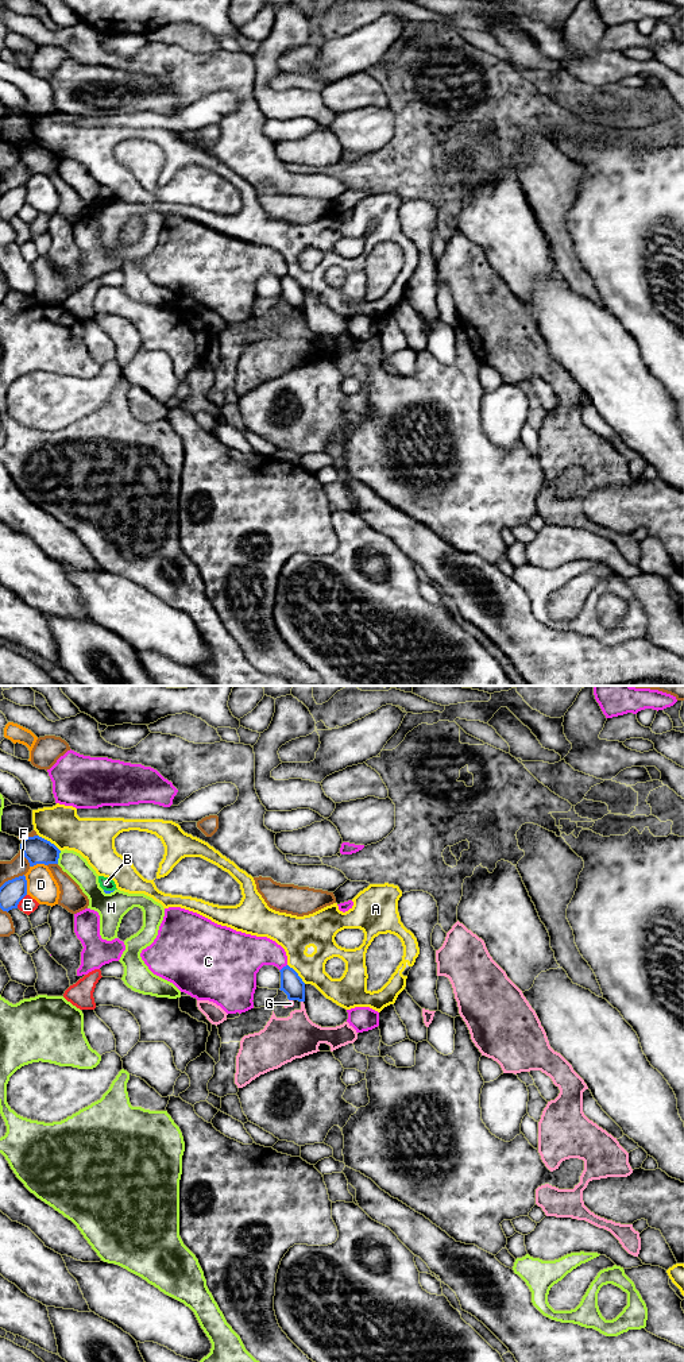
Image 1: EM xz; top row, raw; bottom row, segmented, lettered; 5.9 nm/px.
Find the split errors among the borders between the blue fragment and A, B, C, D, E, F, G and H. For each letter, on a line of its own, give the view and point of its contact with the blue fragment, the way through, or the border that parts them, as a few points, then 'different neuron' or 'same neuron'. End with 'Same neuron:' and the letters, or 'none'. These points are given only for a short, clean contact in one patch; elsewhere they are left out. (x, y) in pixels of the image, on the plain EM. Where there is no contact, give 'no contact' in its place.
A: xz (49, 150) | different neuron
B: xz (109, 200) | different neuron
C: xz (282, 277) | different neuron
D: xz (26, 193) | different neuron
E: xz (20, 208) | along xz (26, 203), (16, 216) | different neuron
F: xz (24, 165) | different neuron
G: xz (290, 308) | along xz (289, 308), (292, 309) | different neuron
H: xz (58, 166) | different neuron
Same neuron: none

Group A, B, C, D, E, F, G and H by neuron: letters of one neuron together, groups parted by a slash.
A / B G / C / D / E / F / H

